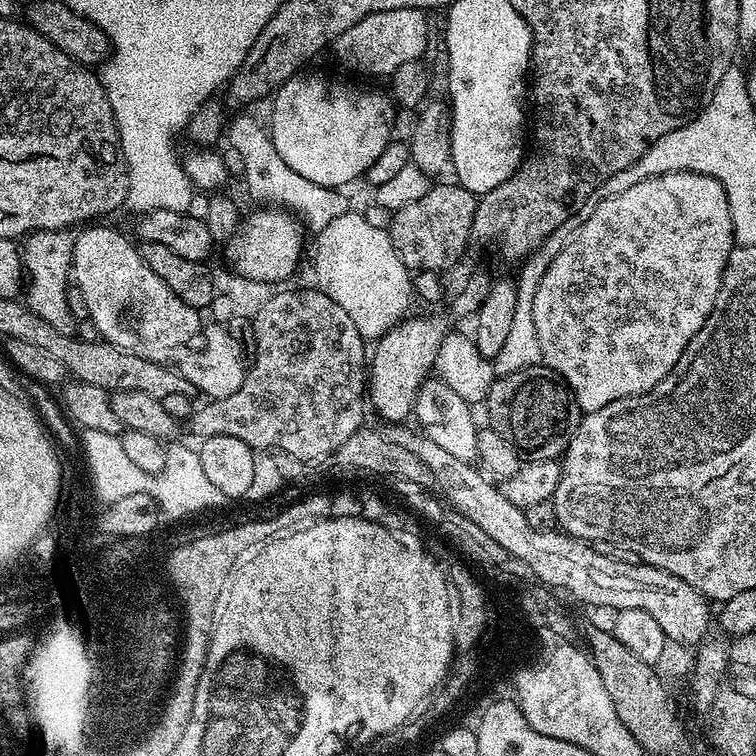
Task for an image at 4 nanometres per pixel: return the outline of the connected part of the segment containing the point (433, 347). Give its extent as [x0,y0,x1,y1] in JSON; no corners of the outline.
[368,316,449,422]

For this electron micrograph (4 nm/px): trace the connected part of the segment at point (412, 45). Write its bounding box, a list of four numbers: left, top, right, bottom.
[334,8,428,77]

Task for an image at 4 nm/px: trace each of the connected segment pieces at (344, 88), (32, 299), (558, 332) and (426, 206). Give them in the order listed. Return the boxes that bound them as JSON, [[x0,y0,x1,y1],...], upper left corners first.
[[270,74,397,188],[22,231,78,336],[534,172,736,414],[390,182,477,273]]

